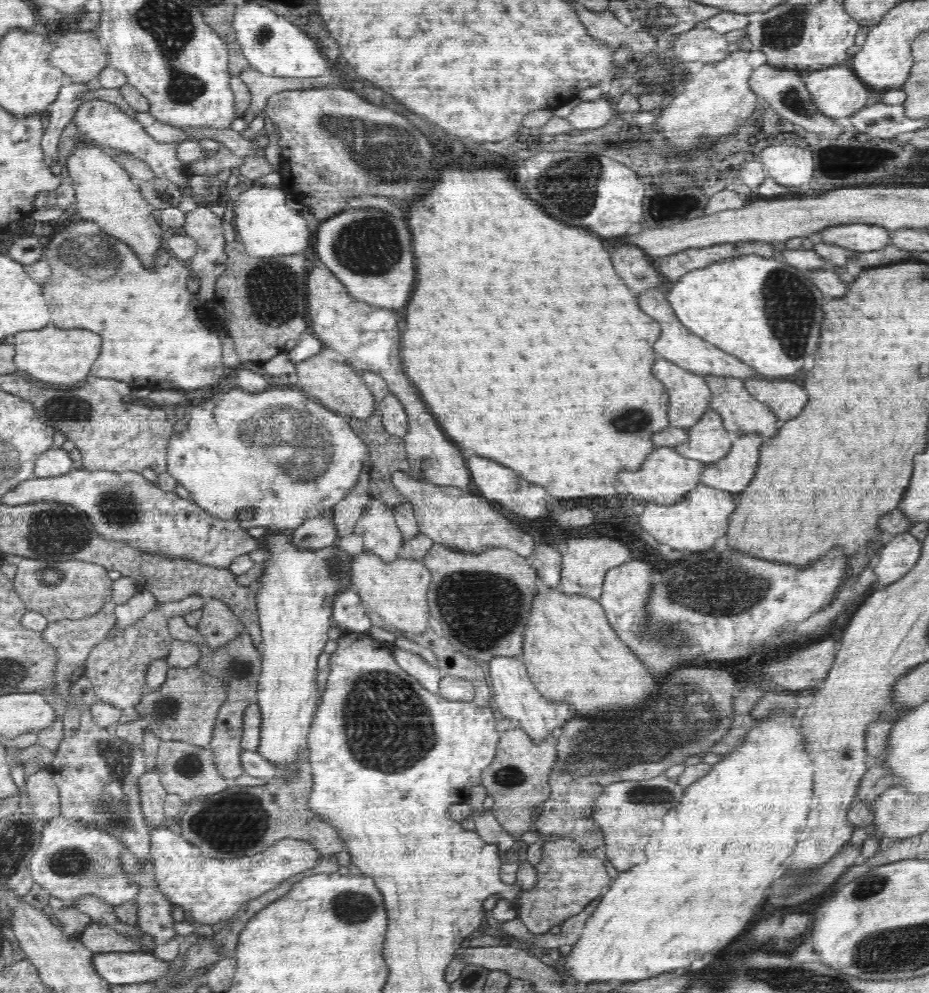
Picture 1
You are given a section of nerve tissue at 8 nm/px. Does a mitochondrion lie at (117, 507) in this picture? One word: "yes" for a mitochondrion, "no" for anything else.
yes

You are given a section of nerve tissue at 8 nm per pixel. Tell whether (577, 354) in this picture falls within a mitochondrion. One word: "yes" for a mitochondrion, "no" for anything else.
no

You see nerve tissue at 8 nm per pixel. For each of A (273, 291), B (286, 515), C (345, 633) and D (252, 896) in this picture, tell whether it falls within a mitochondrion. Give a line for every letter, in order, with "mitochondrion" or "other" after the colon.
A: mitochondrion
B: other
C: other
D: other

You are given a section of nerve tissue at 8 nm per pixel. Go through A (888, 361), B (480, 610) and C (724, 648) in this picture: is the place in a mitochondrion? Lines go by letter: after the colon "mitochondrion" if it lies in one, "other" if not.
A: other
B: mitochondrion
C: other

